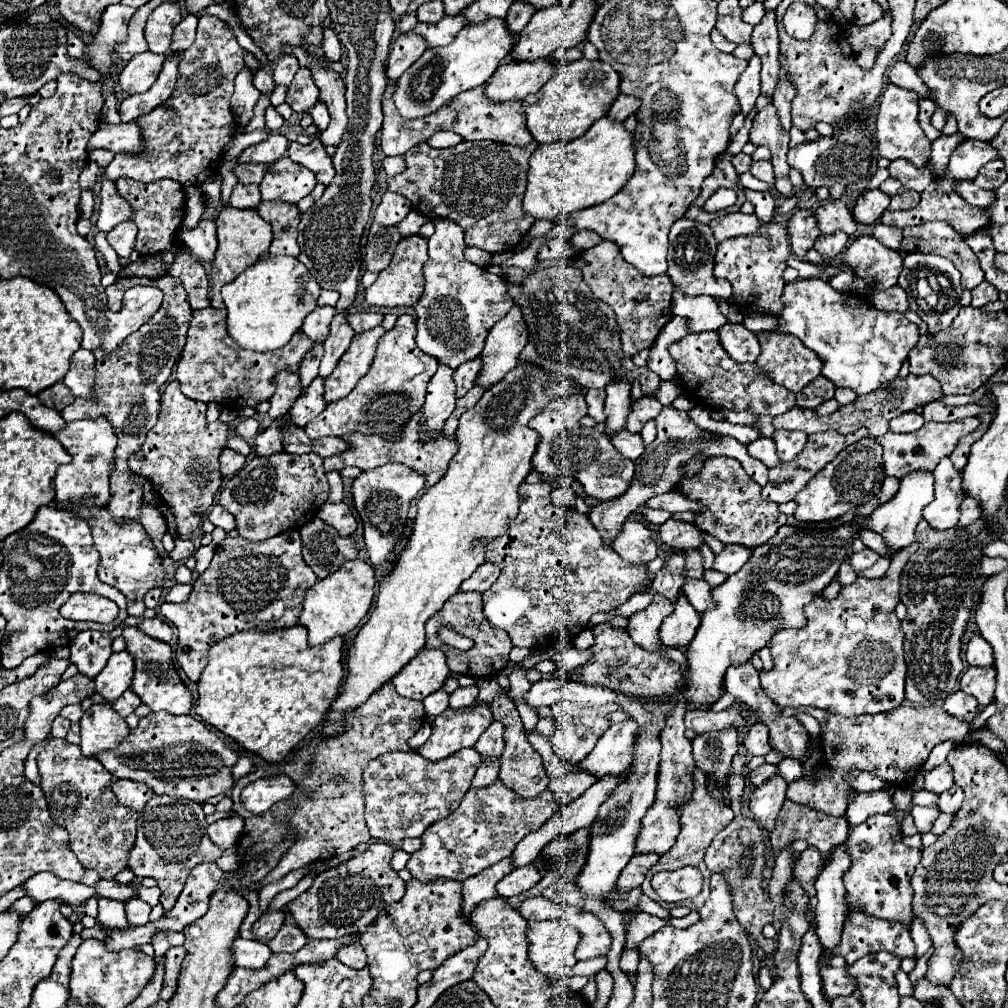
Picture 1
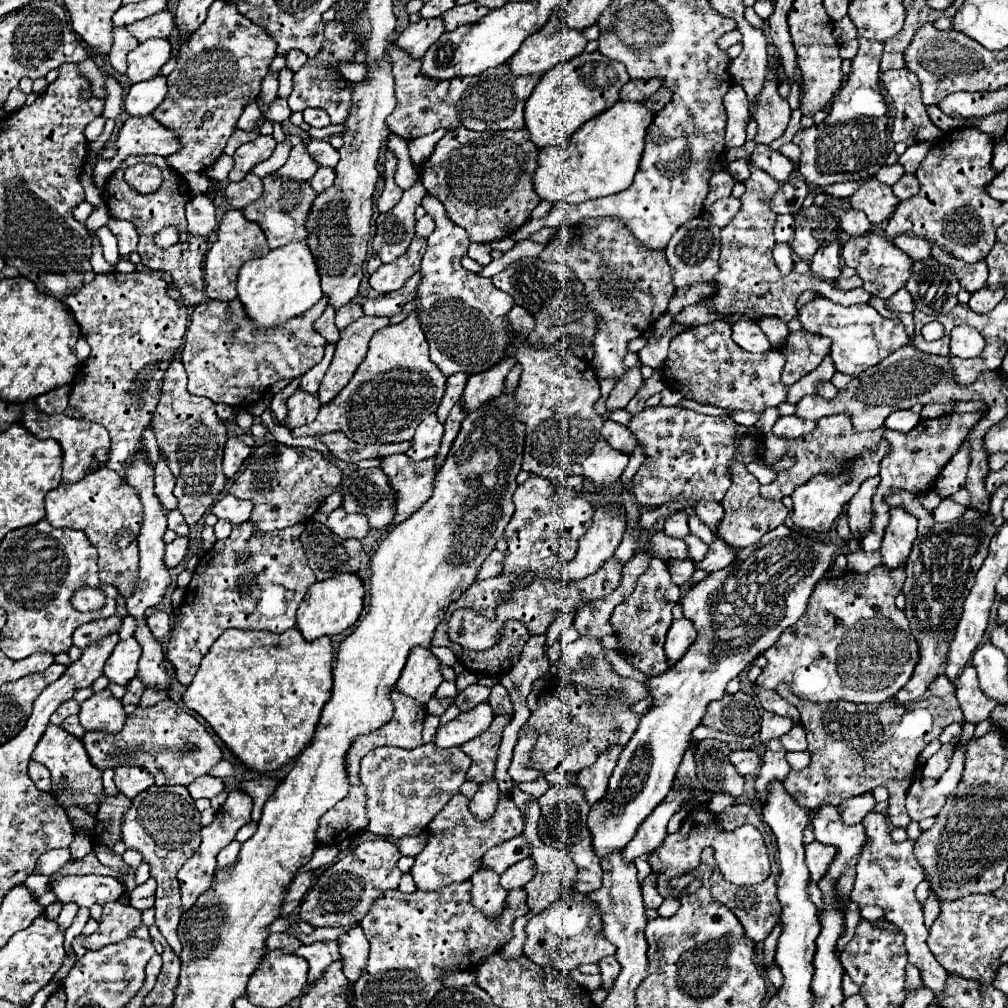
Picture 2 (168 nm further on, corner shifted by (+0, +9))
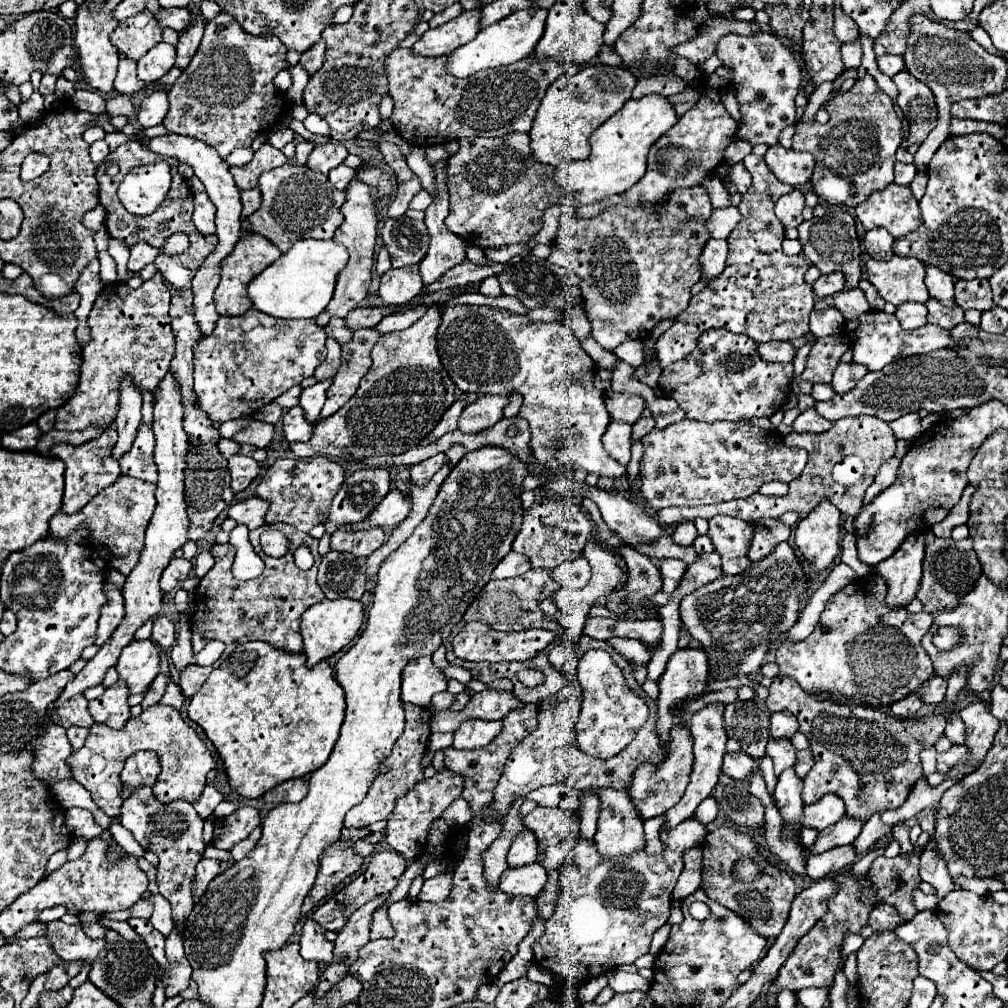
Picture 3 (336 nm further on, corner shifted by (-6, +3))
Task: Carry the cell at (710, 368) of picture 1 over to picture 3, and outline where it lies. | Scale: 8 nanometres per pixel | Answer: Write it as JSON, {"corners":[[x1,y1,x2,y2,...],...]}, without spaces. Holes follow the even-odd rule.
{"corners":[[710,329,700,335,690,355,668,365,660,373,658,387,686,411,688,419,714,423,770,417,784,405,792,377,792,363,768,363,760,359,754,339,726,329]]}

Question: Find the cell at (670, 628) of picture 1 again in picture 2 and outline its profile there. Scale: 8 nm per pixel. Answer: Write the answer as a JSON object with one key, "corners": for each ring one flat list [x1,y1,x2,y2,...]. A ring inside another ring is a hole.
{"corners":[[680,619,672,623,672,629,668,631,664,645,668,667,672,667,688,651,694,639,696,639,696,629,692,623,688,623,688,619]]}

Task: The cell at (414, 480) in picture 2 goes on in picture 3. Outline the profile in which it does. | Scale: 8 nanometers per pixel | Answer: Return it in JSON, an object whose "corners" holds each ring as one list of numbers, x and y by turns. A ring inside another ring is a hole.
{"corners":[[390,489,390,493,386,495,386,499,382,499,382,503,376,507,376,511,372,511,372,515,368,519,364,519,362,523,356,525,348,525,350,529,366,529,366,527,398,527,412,511,412,497,404,495,398,489]]}

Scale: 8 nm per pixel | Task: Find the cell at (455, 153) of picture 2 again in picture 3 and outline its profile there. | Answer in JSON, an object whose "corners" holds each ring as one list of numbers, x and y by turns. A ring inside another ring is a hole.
{"corners":[[526,133,494,139,460,139,458,145,458,153,448,157,450,215,446,217,446,227,468,245,480,249,526,243,530,235,540,231,544,209,564,197,562,189,554,183,554,167,534,159]]}

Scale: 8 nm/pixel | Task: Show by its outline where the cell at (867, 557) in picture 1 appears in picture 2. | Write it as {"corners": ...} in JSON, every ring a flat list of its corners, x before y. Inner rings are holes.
{"corners":[[950,413,944,417,936,417,936,419,926,419,920,421,920,425,916,425,916,429,908,431,908,433,896,433,886,429,884,439,892,445,890,455,886,455,886,459,880,463,880,485,872,497,872,527,870,531,860,539,860,547,864,551,878,551,882,537,884,537,884,529,888,525,890,519,890,505,886,503,886,497,896,493,896,491,912,491,912,493,924,493,928,489,932,489,936,485,936,479,940,475,940,471,944,469,944,465,958,453,962,441,966,439,966,435,970,433,970,429,982,419,982,413]]}

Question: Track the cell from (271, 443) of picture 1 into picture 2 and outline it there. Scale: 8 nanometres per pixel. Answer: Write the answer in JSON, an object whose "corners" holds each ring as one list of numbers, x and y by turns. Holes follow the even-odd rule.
{"corners":[[298,389,292,397,288,397,288,425,286,427,294,429,294,427,312,423,318,415,320,405,322,403,318,401,318,395]]}

